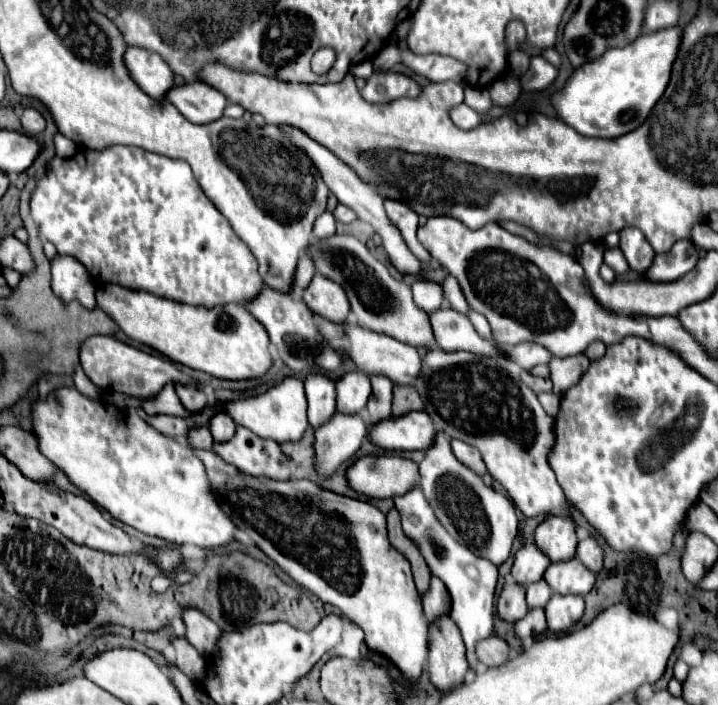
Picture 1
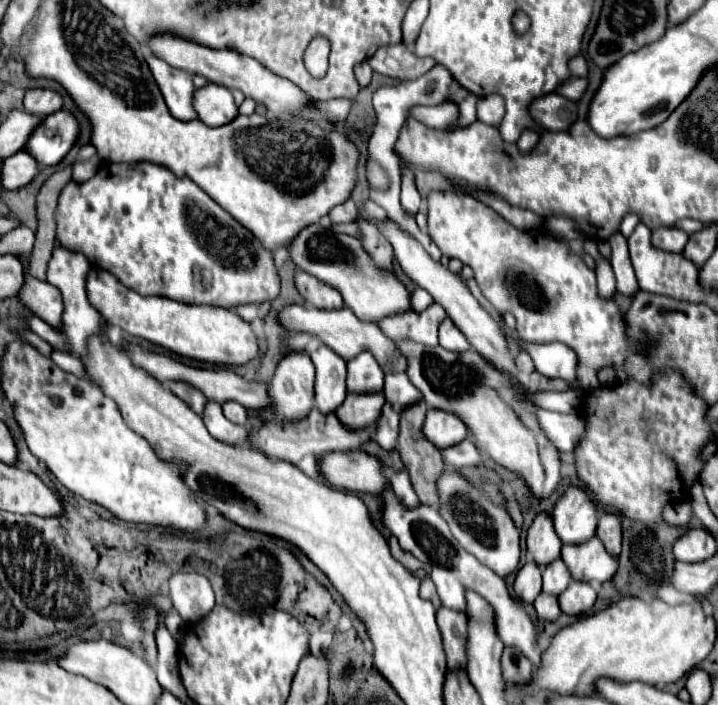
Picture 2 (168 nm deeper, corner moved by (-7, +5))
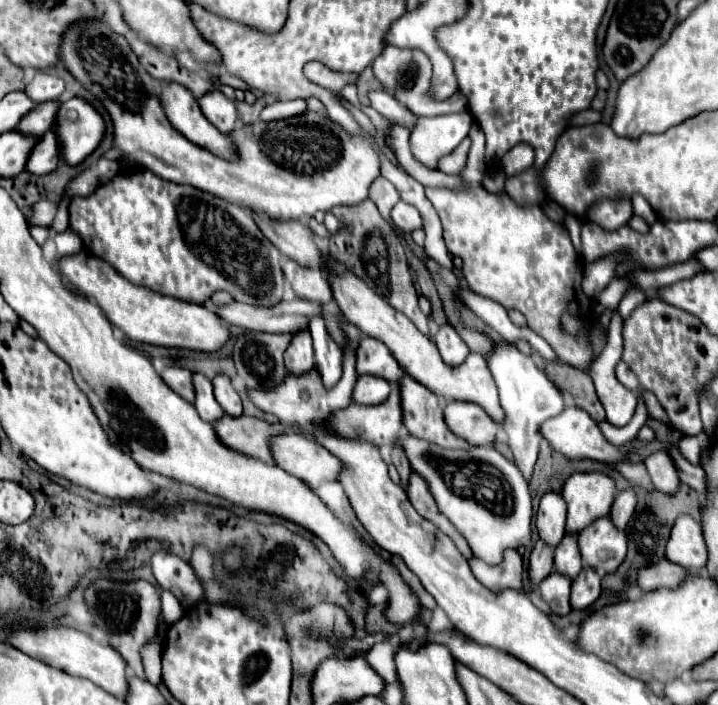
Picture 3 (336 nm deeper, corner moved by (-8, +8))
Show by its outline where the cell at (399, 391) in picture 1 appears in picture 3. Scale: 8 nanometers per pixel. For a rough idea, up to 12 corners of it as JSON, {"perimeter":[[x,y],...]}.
{"perimeter":[[411,471],[407,495],[425,519],[455,539],[465,557],[471,549],[455,525],[439,511],[427,481]]}

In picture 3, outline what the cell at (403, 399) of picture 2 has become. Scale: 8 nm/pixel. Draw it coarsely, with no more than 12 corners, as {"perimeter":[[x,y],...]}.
{"perimeter":[[411,377],[397,381],[403,425],[443,449],[469,449],[443,421],[443,401]]}

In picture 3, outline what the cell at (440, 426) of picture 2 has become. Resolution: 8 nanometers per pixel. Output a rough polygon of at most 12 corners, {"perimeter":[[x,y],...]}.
{"perimeter":[[447,403],[449,431],[491,445],[497,425],[475,403]]}

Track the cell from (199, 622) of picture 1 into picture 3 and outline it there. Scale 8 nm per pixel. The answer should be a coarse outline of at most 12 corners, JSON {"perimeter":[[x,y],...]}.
{"perimeter":[[157,551],[151,569],[179,601],[205,599],[195,571],[177,555]]}

